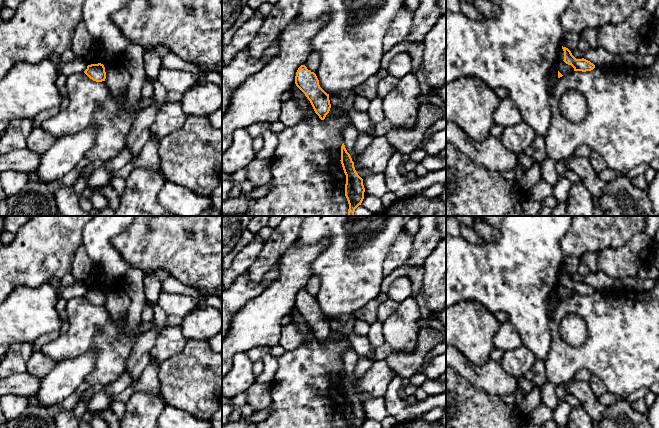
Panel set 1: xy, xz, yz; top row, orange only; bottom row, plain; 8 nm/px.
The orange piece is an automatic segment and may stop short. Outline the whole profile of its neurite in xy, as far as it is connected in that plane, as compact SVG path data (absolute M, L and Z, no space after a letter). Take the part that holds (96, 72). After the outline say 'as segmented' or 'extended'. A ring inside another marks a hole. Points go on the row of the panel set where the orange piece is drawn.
M101 63L88 65L84 73L96 82L102 82L106 79L105 67Z; as segmented

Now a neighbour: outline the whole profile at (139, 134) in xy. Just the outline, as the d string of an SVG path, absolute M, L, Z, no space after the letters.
M156 78L151 82L153 85L153 102L151 105L137 113L131 130L126 137L125 147L131 153L131 158L139 156L141 150L150 138L150 127L154 122L161 106L166 103L167 89Z

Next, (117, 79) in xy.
M120 63L105 67L105 72L105 83L113 97L121 105L124 100L123 95L125 94L131 79L130 74L124 64Z

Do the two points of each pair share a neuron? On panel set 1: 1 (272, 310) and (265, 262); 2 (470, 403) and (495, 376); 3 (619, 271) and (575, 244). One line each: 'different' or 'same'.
1: different
2: different
3: different

